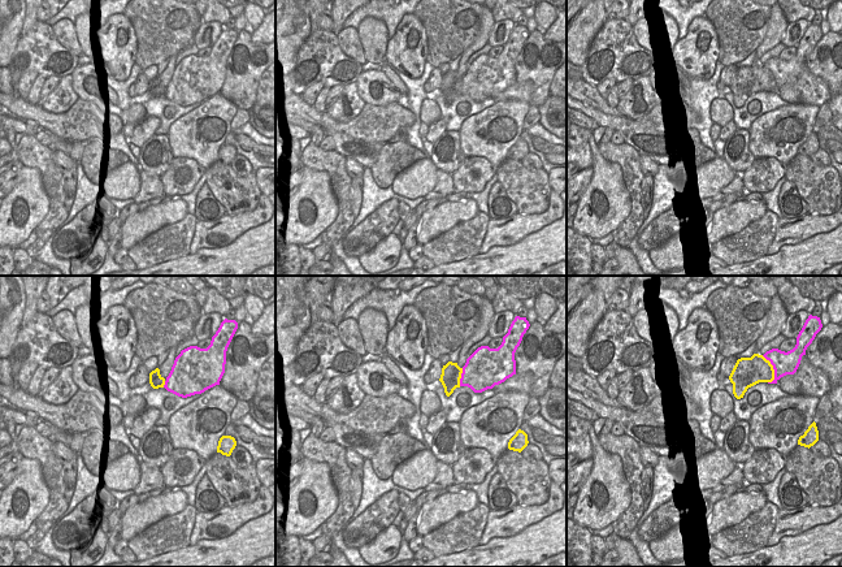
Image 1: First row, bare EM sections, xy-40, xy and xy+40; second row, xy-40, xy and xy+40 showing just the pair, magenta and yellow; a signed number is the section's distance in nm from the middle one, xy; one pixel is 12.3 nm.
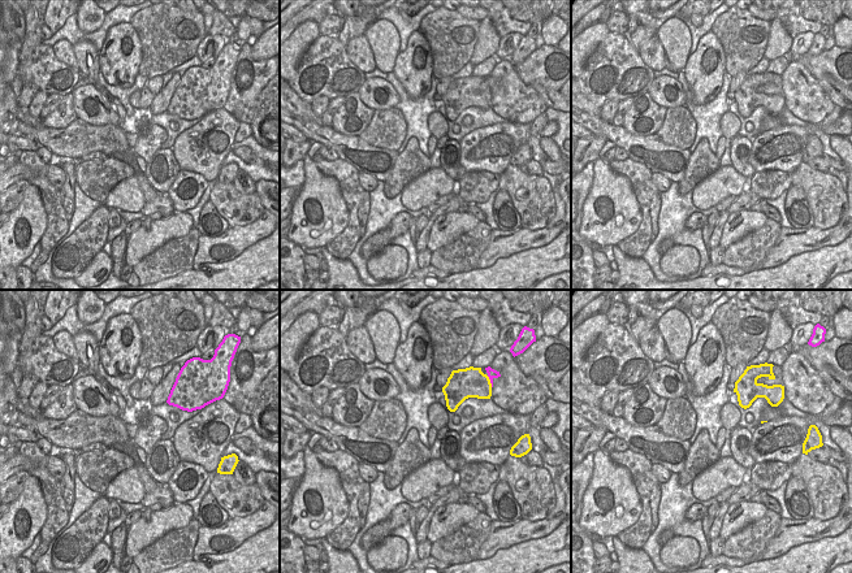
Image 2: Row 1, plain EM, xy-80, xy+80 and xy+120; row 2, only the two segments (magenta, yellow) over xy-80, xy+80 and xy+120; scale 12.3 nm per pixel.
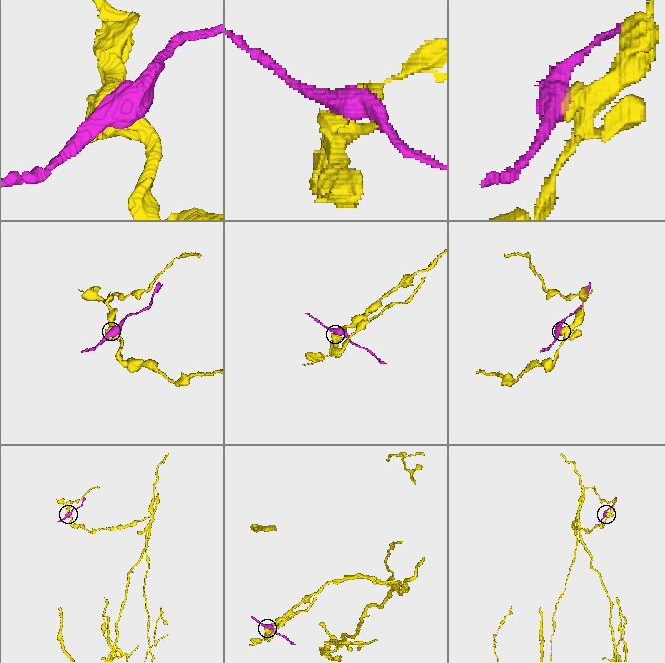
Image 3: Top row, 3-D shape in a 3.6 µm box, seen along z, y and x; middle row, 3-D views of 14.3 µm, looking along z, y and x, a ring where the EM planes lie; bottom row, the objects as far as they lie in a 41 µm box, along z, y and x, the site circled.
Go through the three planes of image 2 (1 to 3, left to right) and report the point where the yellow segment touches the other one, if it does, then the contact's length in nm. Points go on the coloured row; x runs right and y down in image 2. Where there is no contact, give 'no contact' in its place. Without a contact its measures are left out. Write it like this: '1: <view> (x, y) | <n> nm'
1: no contact
2: xy+80 (491, 381) | 160 nm
3: no contact

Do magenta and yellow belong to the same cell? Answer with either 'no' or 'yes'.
no

